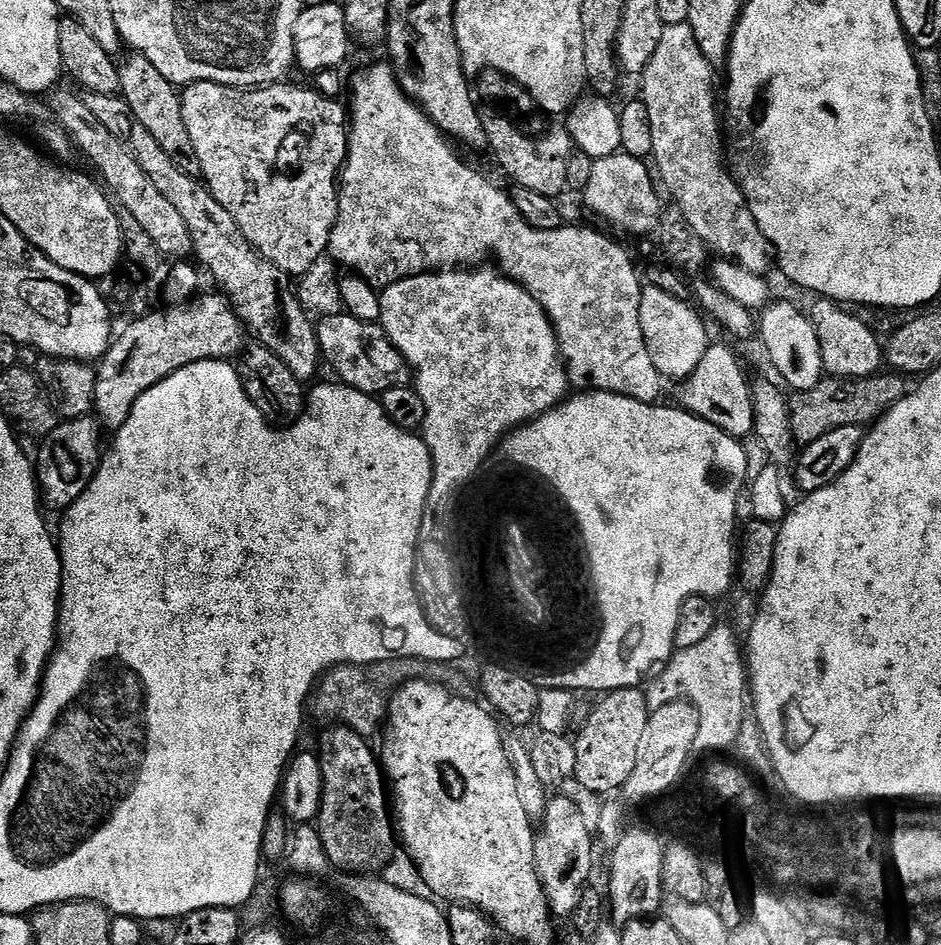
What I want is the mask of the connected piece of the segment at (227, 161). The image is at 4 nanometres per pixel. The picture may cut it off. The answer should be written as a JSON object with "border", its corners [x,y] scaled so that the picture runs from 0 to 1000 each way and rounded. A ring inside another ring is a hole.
{"border":[[[206,87],[194,94],[191,107],[193,108],[193,125],[198,125],[198,138],[202,138],[202,147],[206,150],[206,160],[210,163],[213,172],[213,186],[221,200],[227,205],[240,222],[253,235],[257,248],[264,255],[277,267],[284,275],[291,277],[302,288],[311,294],[323,292],[329,281],[333,281],[337,274],[345,270],[349,265],[349,257],[353,251],[353,244],[357,238],[357,229],[361,224],[361,213],[359,211],[359,187],[366,177],[366,168],[370,165],[370,141],[372,139],[372,123],[360,109],[360,105],[343,102],[340,97],[327,93],[313,93],[307,87],[286,89],[267,95],[257,93],[245,93],[239,89],[227,87]]]}

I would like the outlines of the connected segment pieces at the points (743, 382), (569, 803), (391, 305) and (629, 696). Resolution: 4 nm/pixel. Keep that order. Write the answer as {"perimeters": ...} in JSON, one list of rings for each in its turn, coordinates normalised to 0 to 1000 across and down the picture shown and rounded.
{"perimeters":[[[[753,363],[746,383],[729,401],[722,403],[717,426],[729,436],[735,436],[744,444],[763,451],[772,459],[783,463],[798,462],[801,457],[803,430],[801,411],[791,399],[782,377],[769,364]]],[[[599,840],[593,842],[592,847],[583,846],[578,867],[573,873],[569,891],[569,912],[586,966],[590,970],[592,968],[604,974],[609,970],[617,948],[626,937],[633,891],[626,869],[618,863],[612,851]]],[[[502,281],[496,286],[464,286],[462,288],[447,288],[444,292],[433,292],[430,296],[419,298],[412,305],[407,306],[403,310],[405,322],[405,334],[402,340],[405,347],[408,348],[409,353],[414,358],[414,362],[419,362],[419,366],[427,375],[427,379],[431,379],[437,397],[440,399],[440,410],[442,416],[448,421],[448,425],[453,430],[453,442],[451,443],[451,451],[448,460],[451,462],[451,471],[457,476],[459,481],[459,508],[495,508],[497,505],[509,505],[512,497],[510,494],[519,487],[519,481],[523,477],[528,477],[529,471],[539,462],[540,458],[547,457],[548,454],[554,453],[555,450],[564,446],[571,444],[576,438],[580,438],[586,432],[592,432],[593,429],[605,418],[606,403],[604,400],[604,393],[599,389],[599,380],[595,378],[595,367],[591,361],[591,348],[582,339],[582,333],[576,328],[576,324],[560,309],[557,304],[550,298],[546,298],[535,288],[528,286],[526,283],[519,284],[520,281]]],[[[679,727],[658,728],[656,732],[645,733],[642,741],[626,758],[616,775],[616,780],[610,783],[613,796],[613,813],[610,825],[623,834],[643,840],[658,839],[663,833],[665,823],[674,819],[674,811],[678,811],[678,788],[682,785],[682,777],[687,774],[687,764],[691,757],[688,735]]]]}

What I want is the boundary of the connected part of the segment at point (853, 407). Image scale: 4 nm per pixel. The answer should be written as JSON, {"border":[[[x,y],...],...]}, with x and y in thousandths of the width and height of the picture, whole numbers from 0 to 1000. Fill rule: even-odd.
{"border":[[[934,394],[914,402],[880,398],[859,414],[842,415],[837,422],[837,433],[841,436],[843,467],[849,473],[854,473],[895,451],[917,452],[930,448],[964,418],[962,402],[960,397],[948,394]]]}

